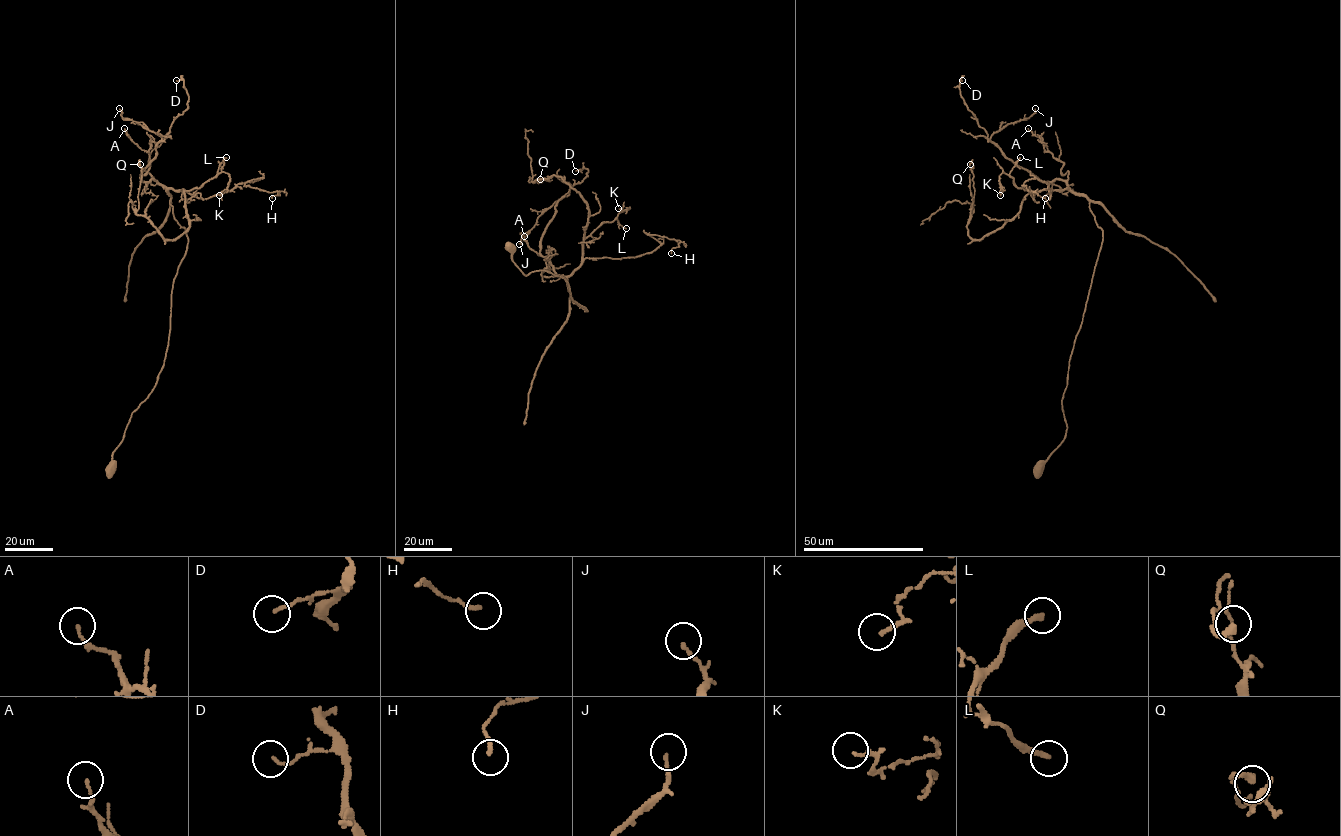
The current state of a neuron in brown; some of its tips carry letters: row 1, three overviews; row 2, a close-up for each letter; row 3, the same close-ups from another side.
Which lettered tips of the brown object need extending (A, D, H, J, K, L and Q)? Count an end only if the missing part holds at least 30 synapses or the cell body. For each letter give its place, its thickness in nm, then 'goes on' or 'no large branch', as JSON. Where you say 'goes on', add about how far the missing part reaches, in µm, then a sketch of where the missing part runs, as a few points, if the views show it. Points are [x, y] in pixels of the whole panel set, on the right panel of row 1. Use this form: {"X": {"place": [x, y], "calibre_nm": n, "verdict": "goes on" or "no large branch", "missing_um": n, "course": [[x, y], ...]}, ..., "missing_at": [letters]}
{"A": {"place": [1028, 128], "calibre_nm": 120, "verdict": "no large branch"}, "D": {"place": [962, 80], "calibre_nm": 120, "verdict": "no large branch"}, "H": {"place": [1045, 198], "calibre_nm": 160, "verdict": "no large branch"}, "J": {"place": [1035, 108], "calibre_nm": 140, "verdict": "no large branch"}, "K": {"place": [1000, 195], "calibre_nm": 140, "verdict": "no large branch"}, "L": {"place": [1020, 157], "calibre_nm": 240, "verdict": "no large branch"}, "Q": {"place": [970, 164], "calibre_nm": 240, "verdict": "no large branch"}, "missing_at": []}

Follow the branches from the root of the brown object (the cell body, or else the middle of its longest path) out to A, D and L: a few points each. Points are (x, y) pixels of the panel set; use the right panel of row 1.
A: (1039, 469), (1065, 436), (1061, 400), (1102, 230), (1089, 201), (1068, 187), (1064, 163), (1028, 128)
D: (1039, 469), (1065, 436), (1061, 400), (1102, 230), (1085, 196), (1040, 181), (988, 140), (962, 80)
L: (1039, 469), (1065, 436), (1061, 400), (1102, 230), (1085, 196), (1068, 189), (1019, 188), (1010, 171), (1020, 157)

